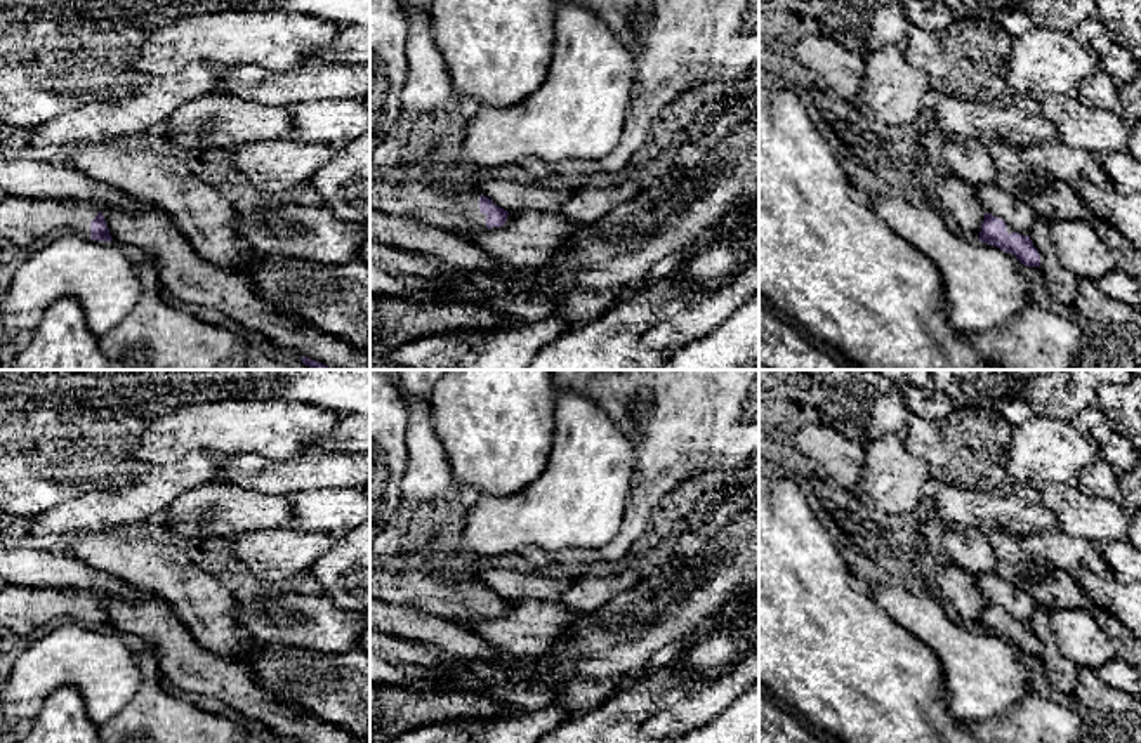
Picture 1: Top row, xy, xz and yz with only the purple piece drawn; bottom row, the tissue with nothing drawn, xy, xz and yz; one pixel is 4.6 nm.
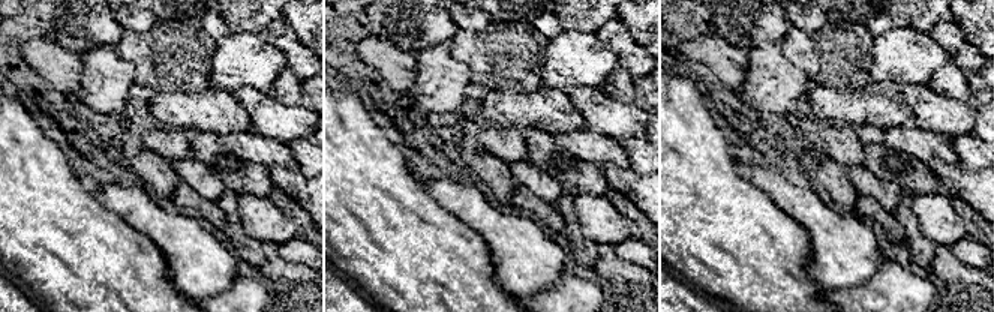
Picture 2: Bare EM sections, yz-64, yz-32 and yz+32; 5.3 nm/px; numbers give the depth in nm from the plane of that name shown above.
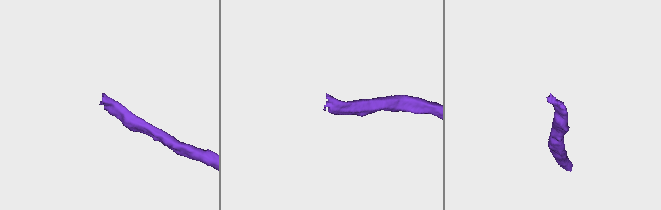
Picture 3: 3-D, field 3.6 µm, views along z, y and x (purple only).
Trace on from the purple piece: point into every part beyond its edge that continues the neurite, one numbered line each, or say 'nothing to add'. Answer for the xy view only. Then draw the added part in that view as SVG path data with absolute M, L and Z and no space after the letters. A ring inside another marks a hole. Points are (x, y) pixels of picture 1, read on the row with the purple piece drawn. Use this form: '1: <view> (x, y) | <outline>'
1: xy (25, 223) | M5 196L0 200L0 238L16 248L43 245L66 234L90 238L90 222L97 214L96 203Z

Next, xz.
1: xz (450, 209) | M380 175L370 181L370 210L410 217L465 240L488 229L479 198L479 191L455 187L439 175L431 182L413 179L398 184Z

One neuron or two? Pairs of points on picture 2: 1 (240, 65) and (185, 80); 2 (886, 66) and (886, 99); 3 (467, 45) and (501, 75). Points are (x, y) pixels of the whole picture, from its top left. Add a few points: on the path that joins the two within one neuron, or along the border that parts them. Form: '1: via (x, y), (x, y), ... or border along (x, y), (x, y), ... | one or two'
1: border along (218, 41), (209, 74), (213, 87) | two
2: border along (873, 80), (894, 83), (898, 87) | two
3: via (476, 50), (492, 66) | one

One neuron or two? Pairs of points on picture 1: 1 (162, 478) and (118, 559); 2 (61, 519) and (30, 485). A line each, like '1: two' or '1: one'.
1: two
2: two

